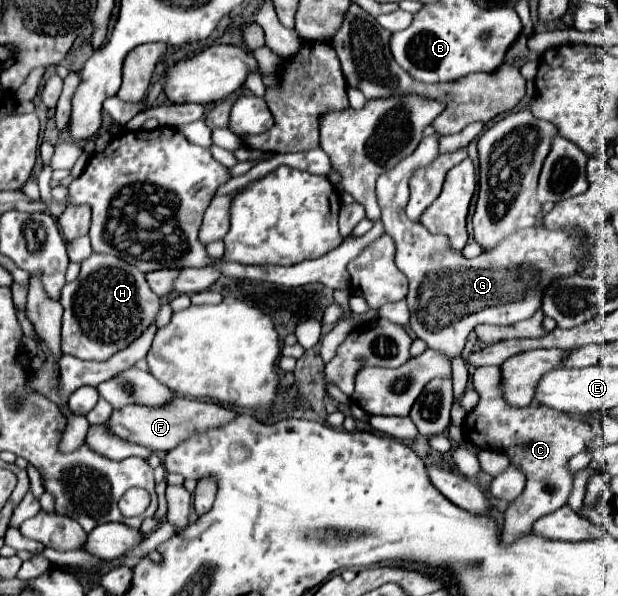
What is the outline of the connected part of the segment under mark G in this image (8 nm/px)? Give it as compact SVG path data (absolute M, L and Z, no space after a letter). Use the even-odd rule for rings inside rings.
M433 133L431 137L423 137L415 153L411 153L407 159L399 161L393 169L383 173L377 179L377 199L379 207L383 211L381 221L385 225L385 233L395 241L395 263L409 279L409 295L407 303L411 309L411 331L423 339L431 349L447 353L449 359L461 355L467 335L481 323L487 325L513 325L523 319L529 319L535 311L541 309L543 293L545 289L559 277L569 277L575 273L581 273L583 259L585 259L585 243L577 229L519 229L513 235L507 237L507 241L501 241L493 251L483 253L475 259L465 259L461 253L453 253L449 245L445 245L443 235L431 235L423 225L413 223L405 215L405 205L409 201L409 179L419 169L435 161L439 157L439 133Z

